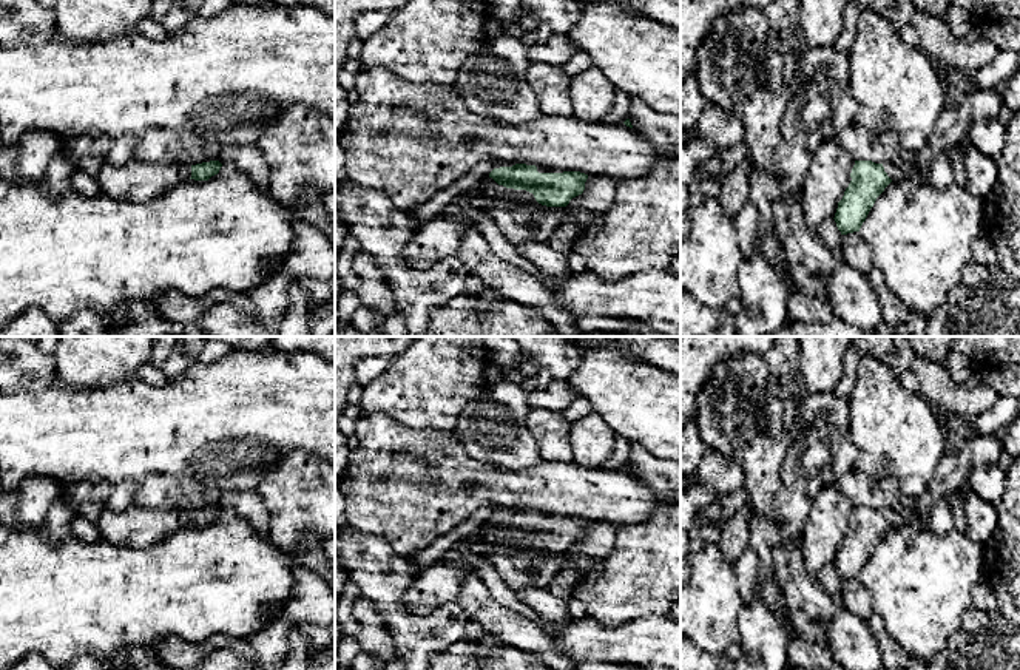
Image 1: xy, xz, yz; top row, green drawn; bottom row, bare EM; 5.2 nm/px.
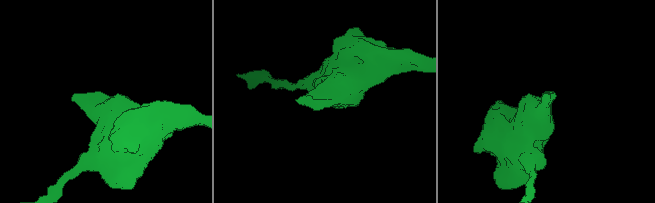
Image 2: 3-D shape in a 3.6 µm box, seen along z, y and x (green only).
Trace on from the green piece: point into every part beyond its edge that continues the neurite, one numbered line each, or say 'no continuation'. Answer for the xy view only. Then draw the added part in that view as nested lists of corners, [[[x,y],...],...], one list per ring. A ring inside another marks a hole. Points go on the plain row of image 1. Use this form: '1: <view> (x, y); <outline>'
1: xy (136, 527); [[[105,505],[94,523],[102,540],[116,546],[145,548],[191,523],[188,511],[148,509],[131,505],[117,513]]]

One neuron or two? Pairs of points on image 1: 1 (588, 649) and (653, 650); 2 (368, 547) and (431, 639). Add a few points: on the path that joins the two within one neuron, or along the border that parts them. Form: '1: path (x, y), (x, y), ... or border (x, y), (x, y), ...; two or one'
1: path (604, 649), (638, 649); one
2: path (378, 571), (389, 605), (406, 622); one

